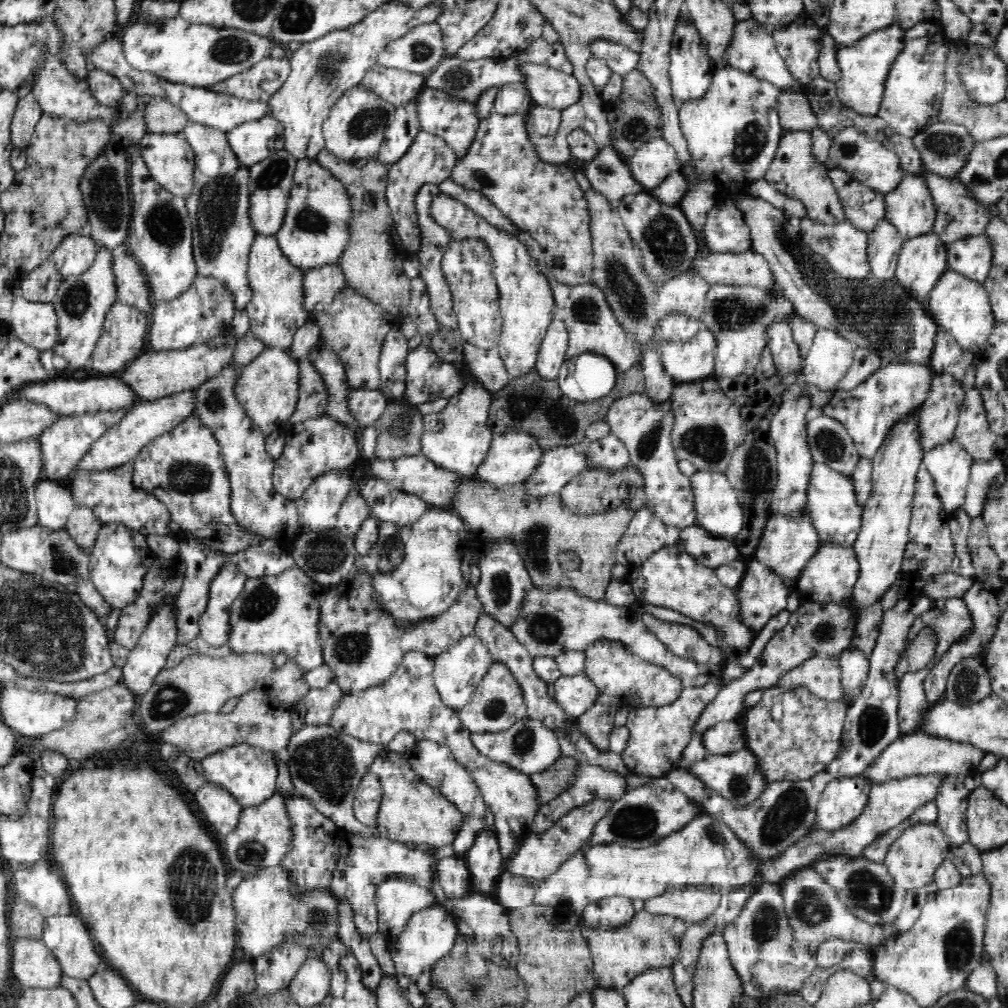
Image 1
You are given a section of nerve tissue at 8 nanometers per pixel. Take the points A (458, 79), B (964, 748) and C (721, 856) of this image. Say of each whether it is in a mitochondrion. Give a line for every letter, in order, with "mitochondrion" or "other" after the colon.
A: mitochondrion
B: other
C: other

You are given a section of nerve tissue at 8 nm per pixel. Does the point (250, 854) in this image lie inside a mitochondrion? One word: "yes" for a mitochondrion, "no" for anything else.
yes

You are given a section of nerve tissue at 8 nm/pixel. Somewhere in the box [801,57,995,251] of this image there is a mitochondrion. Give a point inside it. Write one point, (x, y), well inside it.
(948, 144)

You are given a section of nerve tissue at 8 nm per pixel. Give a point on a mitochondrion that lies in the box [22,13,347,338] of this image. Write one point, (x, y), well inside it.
(218, 200)

